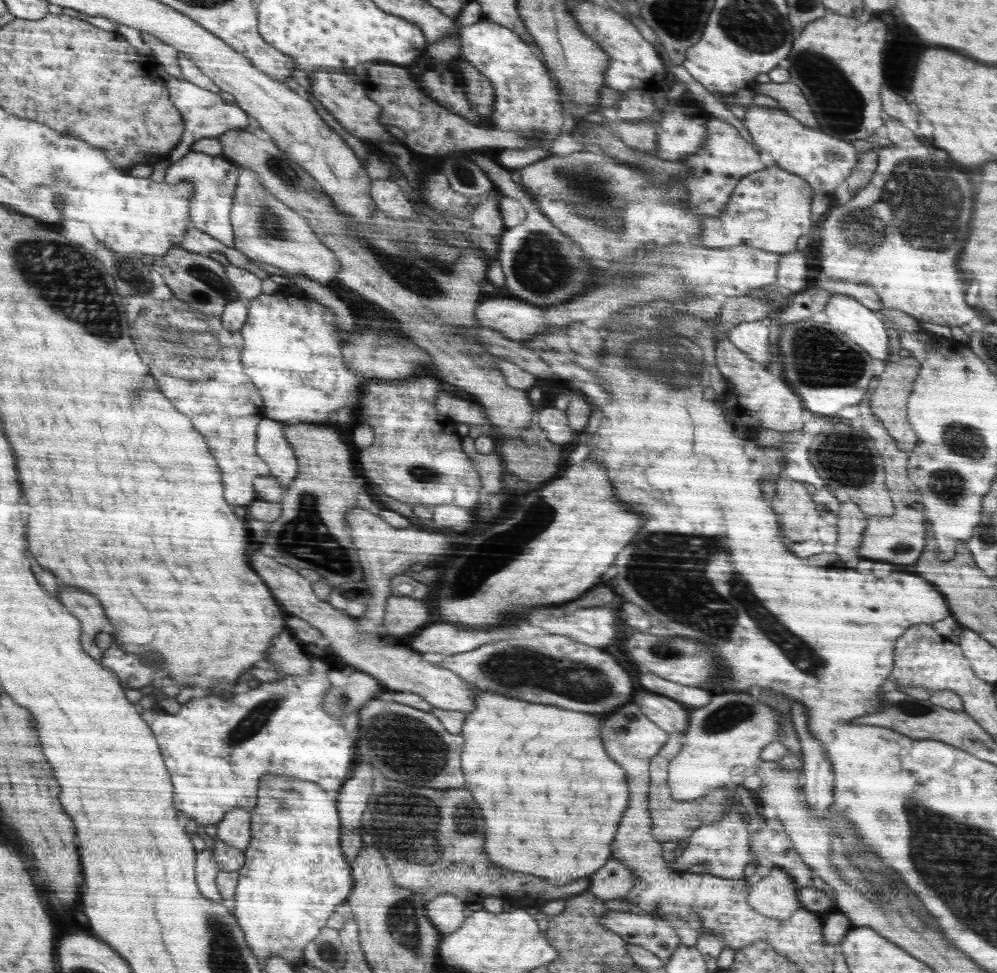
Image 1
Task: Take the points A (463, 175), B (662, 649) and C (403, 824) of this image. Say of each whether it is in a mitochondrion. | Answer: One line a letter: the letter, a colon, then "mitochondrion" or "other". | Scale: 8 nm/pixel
A: mitochondrion
B: mitochondrion
C: mitochondrion

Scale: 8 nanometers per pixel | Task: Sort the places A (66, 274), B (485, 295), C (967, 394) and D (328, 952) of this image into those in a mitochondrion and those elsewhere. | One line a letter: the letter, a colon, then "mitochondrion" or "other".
A: mitochondrion
B: other
C: other
D: mitochondrion

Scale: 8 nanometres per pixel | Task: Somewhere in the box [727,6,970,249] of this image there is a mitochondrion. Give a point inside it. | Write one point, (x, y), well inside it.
(843, 110)

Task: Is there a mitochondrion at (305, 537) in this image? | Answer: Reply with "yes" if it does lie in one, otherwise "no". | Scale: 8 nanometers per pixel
yes

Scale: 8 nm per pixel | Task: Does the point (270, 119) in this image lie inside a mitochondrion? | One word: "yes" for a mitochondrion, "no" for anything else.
no

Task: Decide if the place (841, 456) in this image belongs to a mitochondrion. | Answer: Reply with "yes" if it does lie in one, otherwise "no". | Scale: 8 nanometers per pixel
yes

